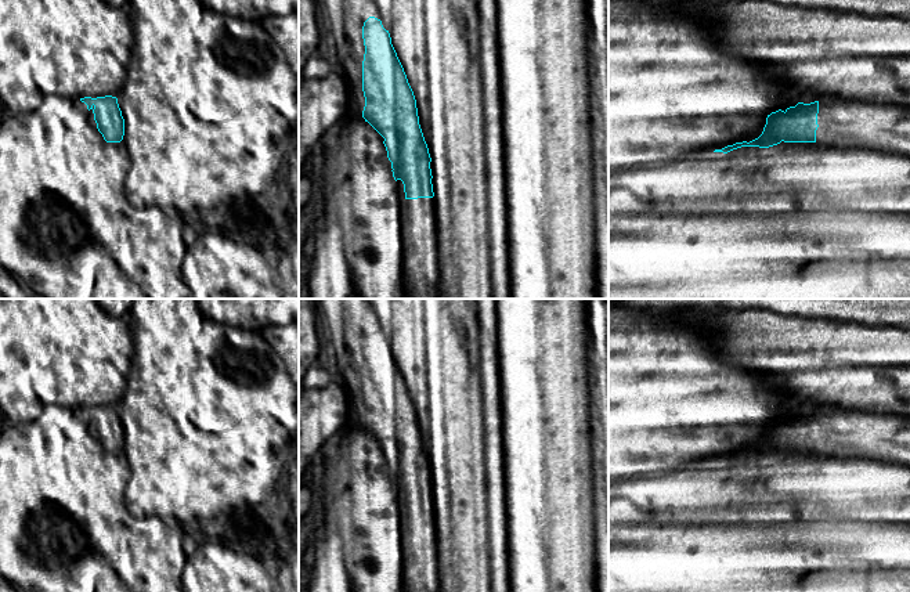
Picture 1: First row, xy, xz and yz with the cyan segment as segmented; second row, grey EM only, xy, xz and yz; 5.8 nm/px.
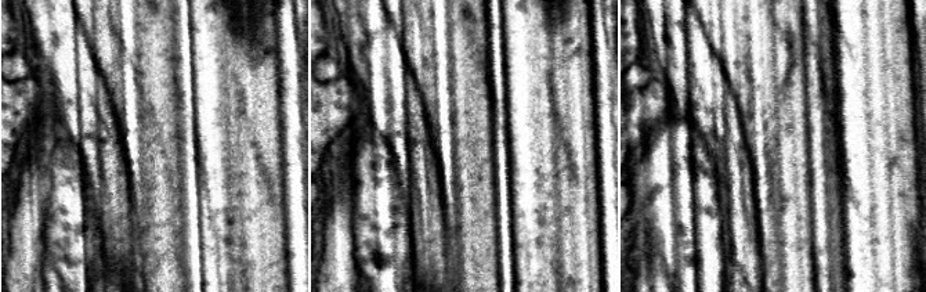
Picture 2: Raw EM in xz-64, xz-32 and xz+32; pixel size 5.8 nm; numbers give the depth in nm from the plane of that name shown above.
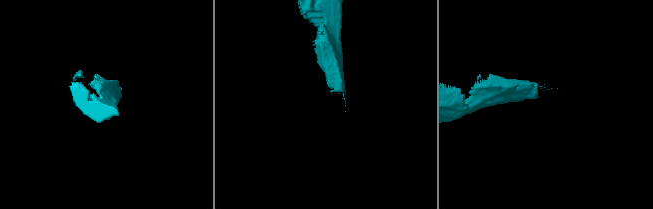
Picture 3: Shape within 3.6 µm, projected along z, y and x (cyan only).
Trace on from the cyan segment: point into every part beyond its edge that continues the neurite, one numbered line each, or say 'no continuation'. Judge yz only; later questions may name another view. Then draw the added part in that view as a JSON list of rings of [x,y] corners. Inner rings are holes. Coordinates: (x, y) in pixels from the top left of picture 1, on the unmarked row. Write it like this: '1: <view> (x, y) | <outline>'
1: yz (848, 433) | [[[820,408],[816,452],[910,468],[910,419],[860,409]]]

